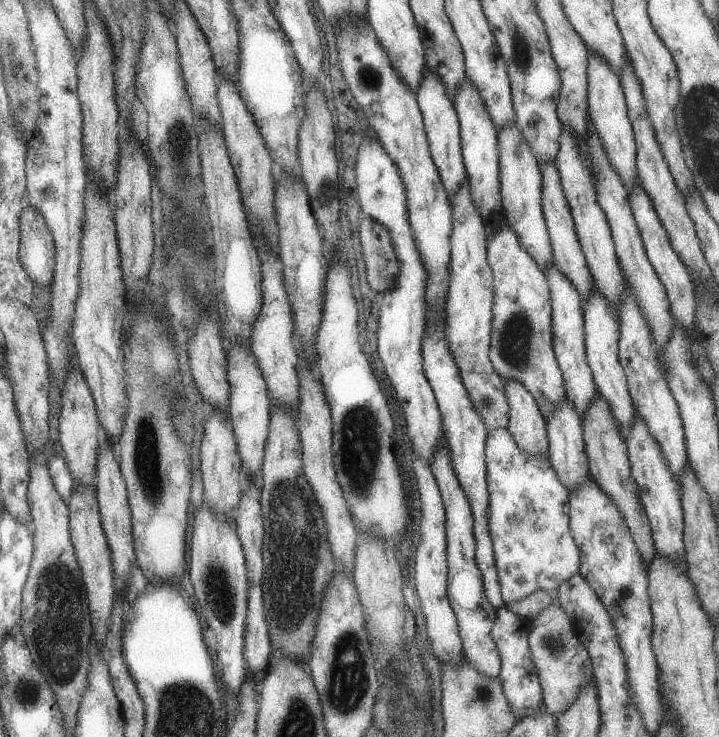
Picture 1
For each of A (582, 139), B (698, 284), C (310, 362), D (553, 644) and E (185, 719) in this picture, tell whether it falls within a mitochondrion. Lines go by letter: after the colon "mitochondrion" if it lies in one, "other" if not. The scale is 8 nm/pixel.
A: other
B: other
C: other
D: mitochondrion
E: mitochondrion

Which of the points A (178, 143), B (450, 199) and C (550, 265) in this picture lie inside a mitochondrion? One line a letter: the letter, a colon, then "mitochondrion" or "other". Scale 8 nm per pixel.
A: mitochondrion
B: other
C: other

